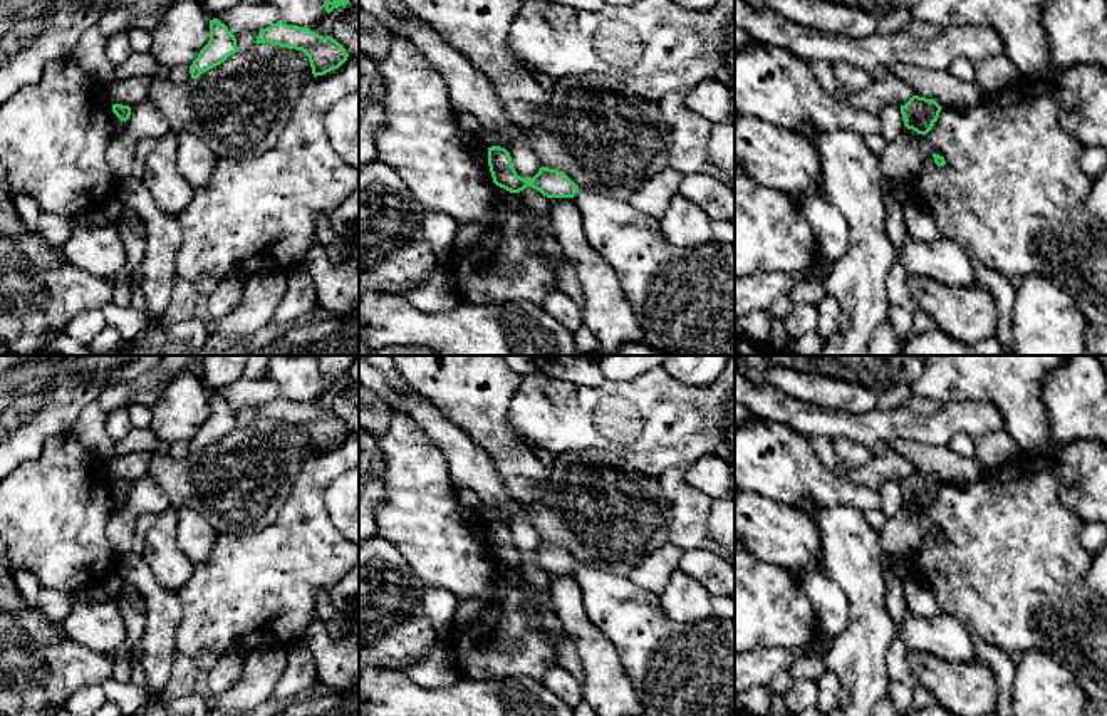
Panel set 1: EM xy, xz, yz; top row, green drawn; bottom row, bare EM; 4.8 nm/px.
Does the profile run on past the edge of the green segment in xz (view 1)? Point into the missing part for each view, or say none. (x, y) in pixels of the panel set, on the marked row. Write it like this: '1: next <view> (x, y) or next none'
1: next none

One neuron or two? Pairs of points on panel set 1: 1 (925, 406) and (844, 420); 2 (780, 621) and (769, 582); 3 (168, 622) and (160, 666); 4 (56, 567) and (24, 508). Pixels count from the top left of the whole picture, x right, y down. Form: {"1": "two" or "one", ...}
{"1": "two", "2": "one", "3": "one", "4": "one"}

